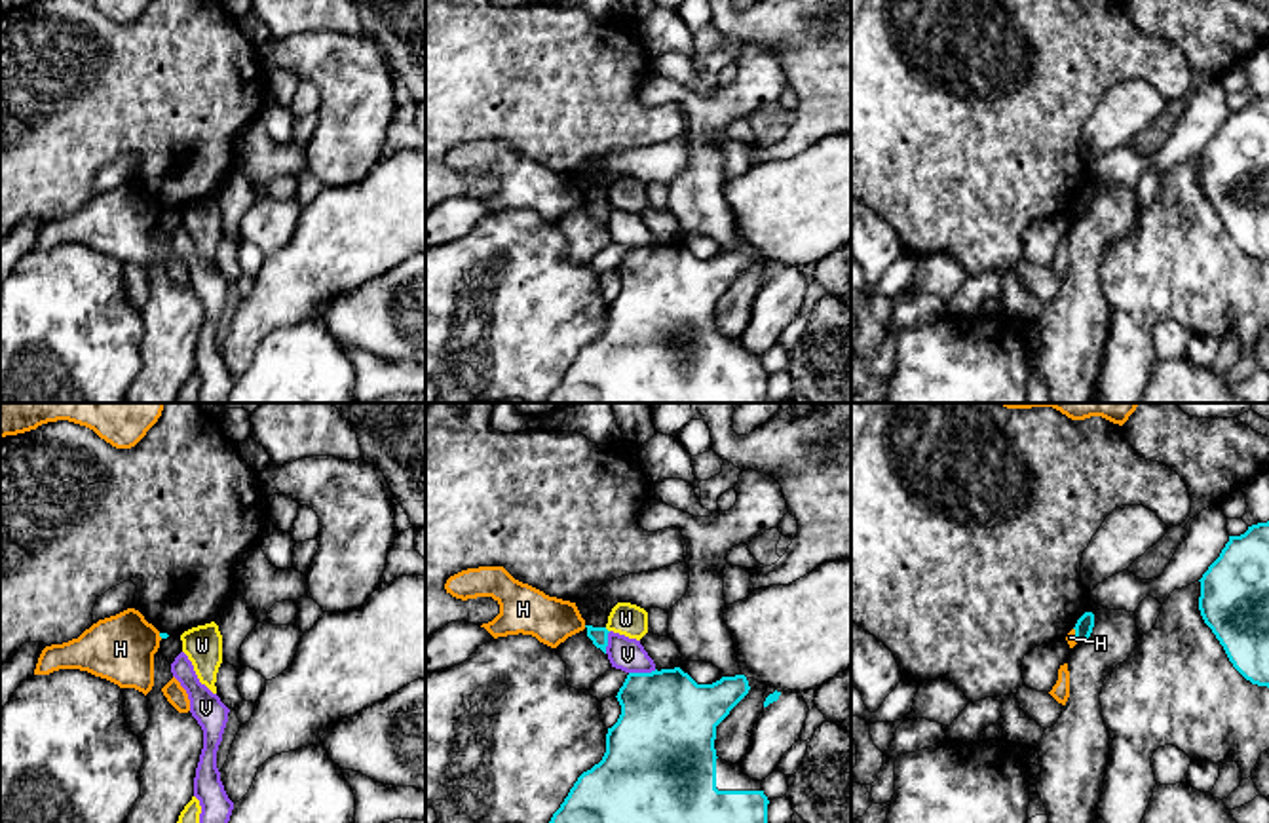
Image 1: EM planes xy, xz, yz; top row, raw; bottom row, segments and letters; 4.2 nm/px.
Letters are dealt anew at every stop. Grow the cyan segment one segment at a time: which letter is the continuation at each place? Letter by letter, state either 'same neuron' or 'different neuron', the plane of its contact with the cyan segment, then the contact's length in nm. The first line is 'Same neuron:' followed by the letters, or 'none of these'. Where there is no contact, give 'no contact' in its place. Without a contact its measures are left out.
Same neuron: none of these
H: different neuron | yz | 70 nm
V: different neuron | xz | 120 nm
W: different neuron | xz | 30 nm

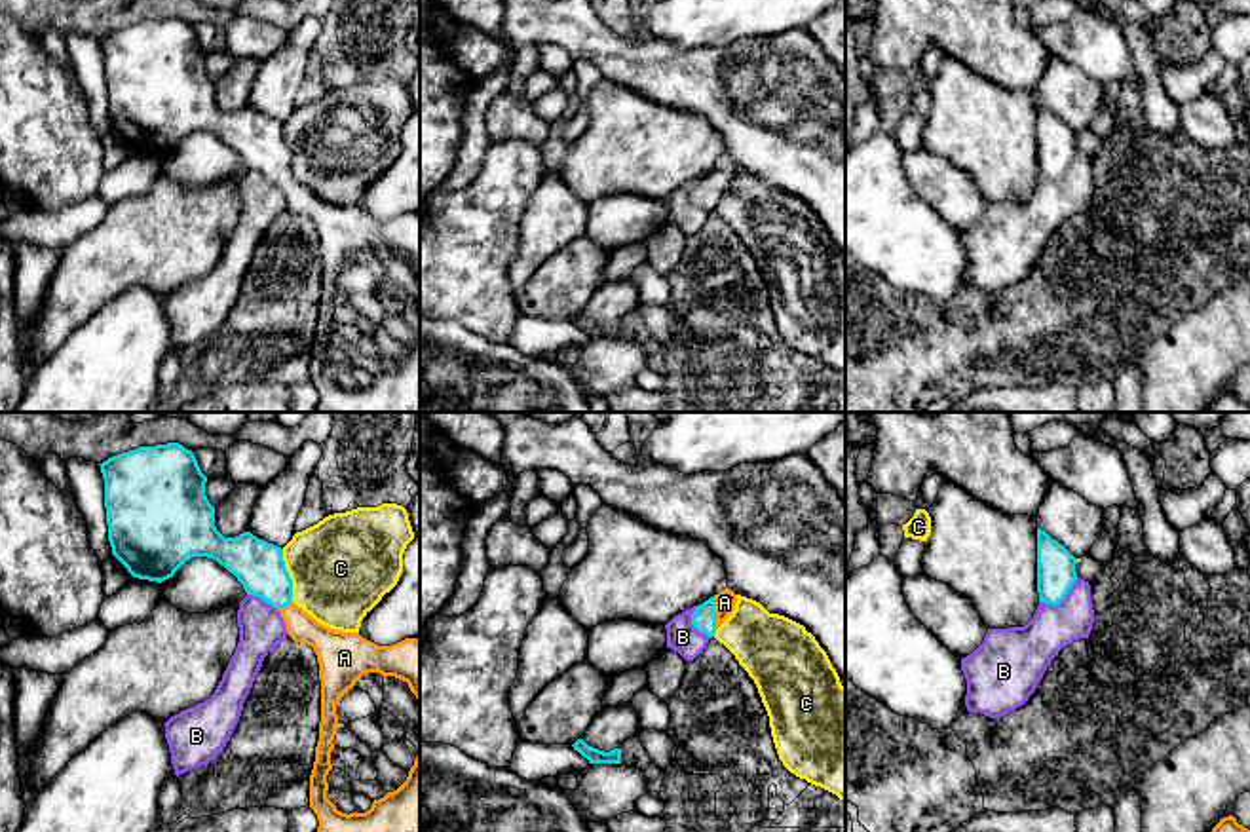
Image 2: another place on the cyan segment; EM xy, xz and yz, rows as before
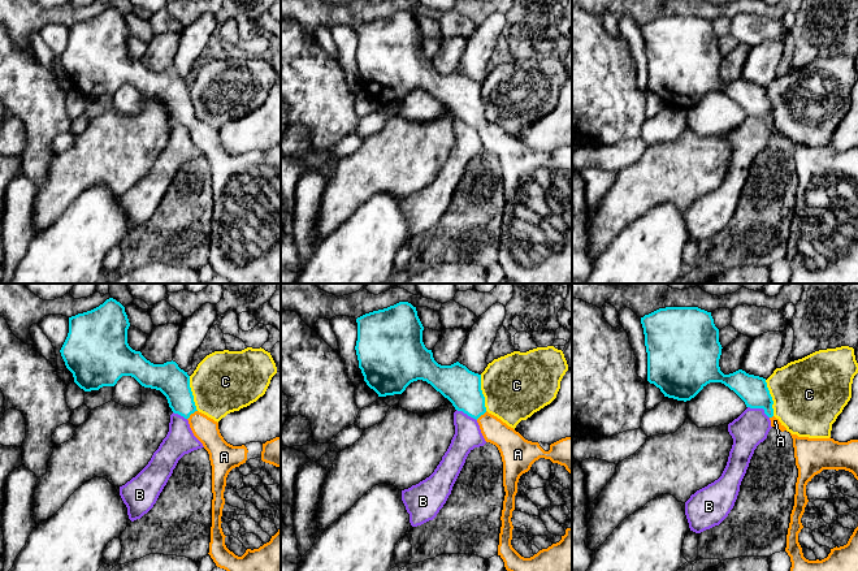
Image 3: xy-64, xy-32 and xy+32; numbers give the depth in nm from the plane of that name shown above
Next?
Same neuron: A
A: same neuron | xz | 140 nm
B: different neuron | yz | 200 nm
C: different neuron | xy | 220 nm

